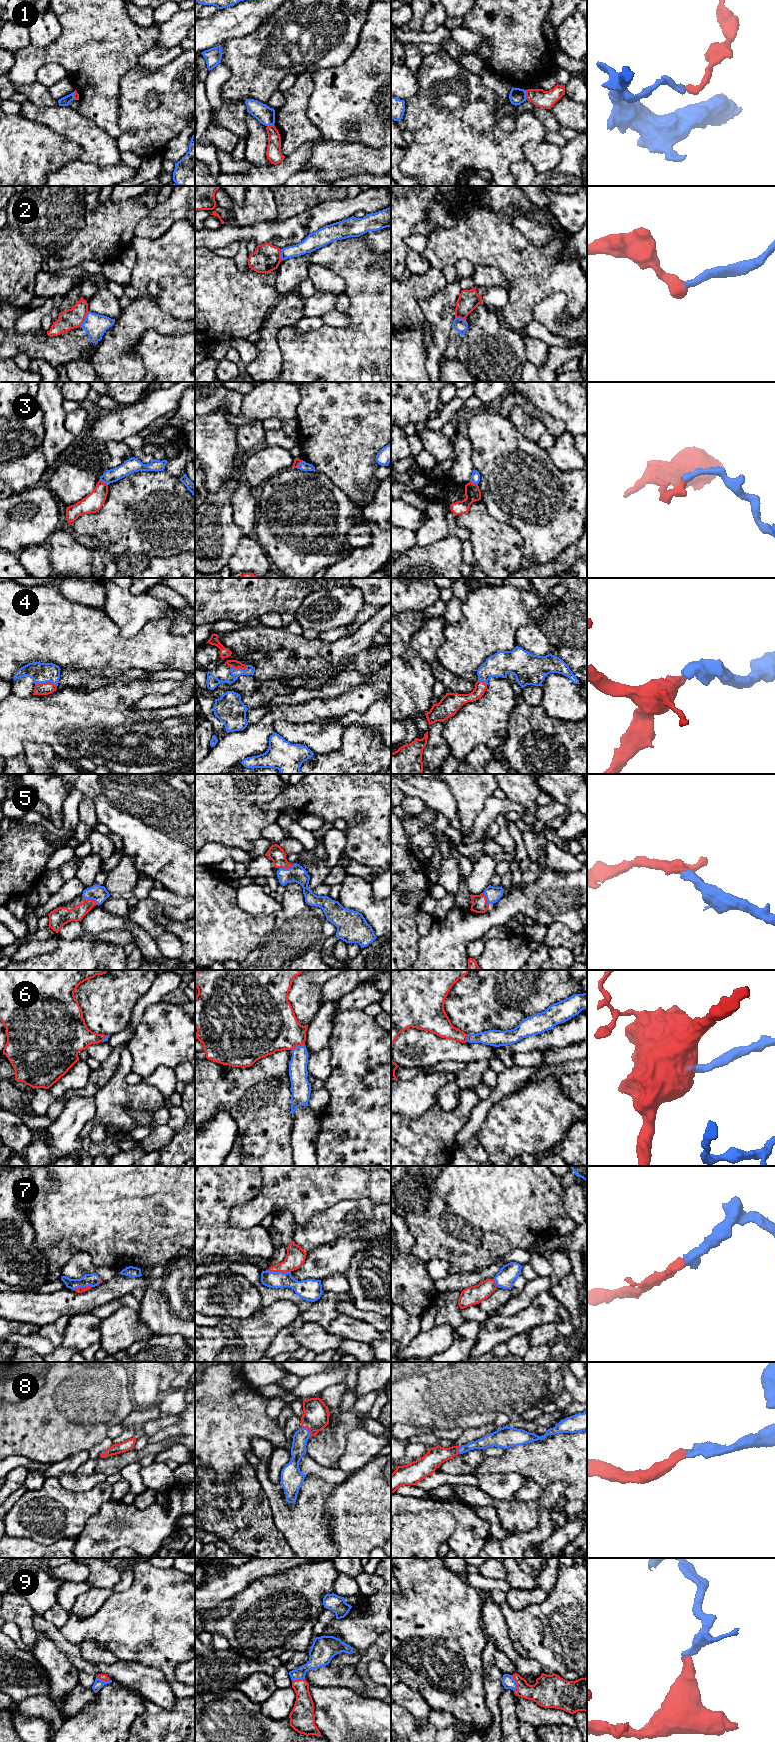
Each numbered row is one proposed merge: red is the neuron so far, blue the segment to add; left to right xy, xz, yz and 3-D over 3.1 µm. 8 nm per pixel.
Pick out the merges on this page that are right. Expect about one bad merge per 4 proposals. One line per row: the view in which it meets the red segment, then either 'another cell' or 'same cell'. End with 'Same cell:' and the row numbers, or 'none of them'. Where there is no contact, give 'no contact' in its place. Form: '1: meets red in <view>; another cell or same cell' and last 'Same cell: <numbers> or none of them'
1: meets red in yz; another cell
2: meets red in xy; another cell
3: meets red in xy; another cell
4: meets red in xy; same cell
5: meets red in xz; same cell
6: meets red in xz; same cell
7: meets red in xz; same cell
8: meets red in xz; same cell
9: meets red in yz; same cell
Same cell: 4, 5, 6, 7, 8, 9

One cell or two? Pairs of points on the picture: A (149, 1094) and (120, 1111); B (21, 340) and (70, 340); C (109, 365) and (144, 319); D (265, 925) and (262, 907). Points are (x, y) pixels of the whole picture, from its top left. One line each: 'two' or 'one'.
A: one
B: one
C: one
D: two

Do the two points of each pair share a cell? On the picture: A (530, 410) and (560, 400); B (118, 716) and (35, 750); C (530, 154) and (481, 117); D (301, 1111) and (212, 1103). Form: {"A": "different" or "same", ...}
{"A": "different", "B": "different", "C": "different", "D": "different"}

